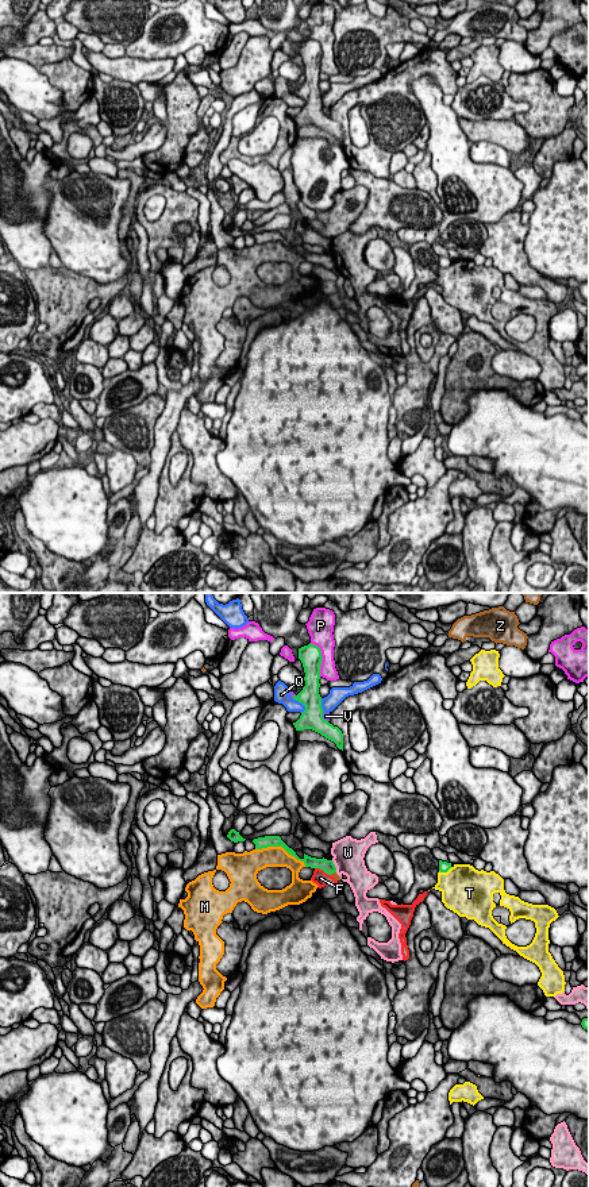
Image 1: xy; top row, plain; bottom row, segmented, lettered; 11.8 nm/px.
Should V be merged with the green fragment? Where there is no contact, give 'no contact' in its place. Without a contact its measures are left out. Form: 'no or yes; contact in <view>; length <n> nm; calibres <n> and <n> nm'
yes; contact in xy; length 140 nm; calibres 260 and 90 nm

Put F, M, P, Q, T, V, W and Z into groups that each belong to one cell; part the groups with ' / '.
F / M / P / Q / T / V / W / Z

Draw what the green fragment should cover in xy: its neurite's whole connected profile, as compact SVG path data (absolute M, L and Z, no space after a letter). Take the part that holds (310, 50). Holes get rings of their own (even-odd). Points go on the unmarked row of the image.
M309 38L299 43L299 54L304 62L305 81L297 90L289 86L289 92L301 97L305 105L293 120L296 126L312 124L320 128L343 146L343 128L338 122L328 117L330 108L324 108L322 103L322 92L319 89L320 61L323 55L322 46L317 41Z

